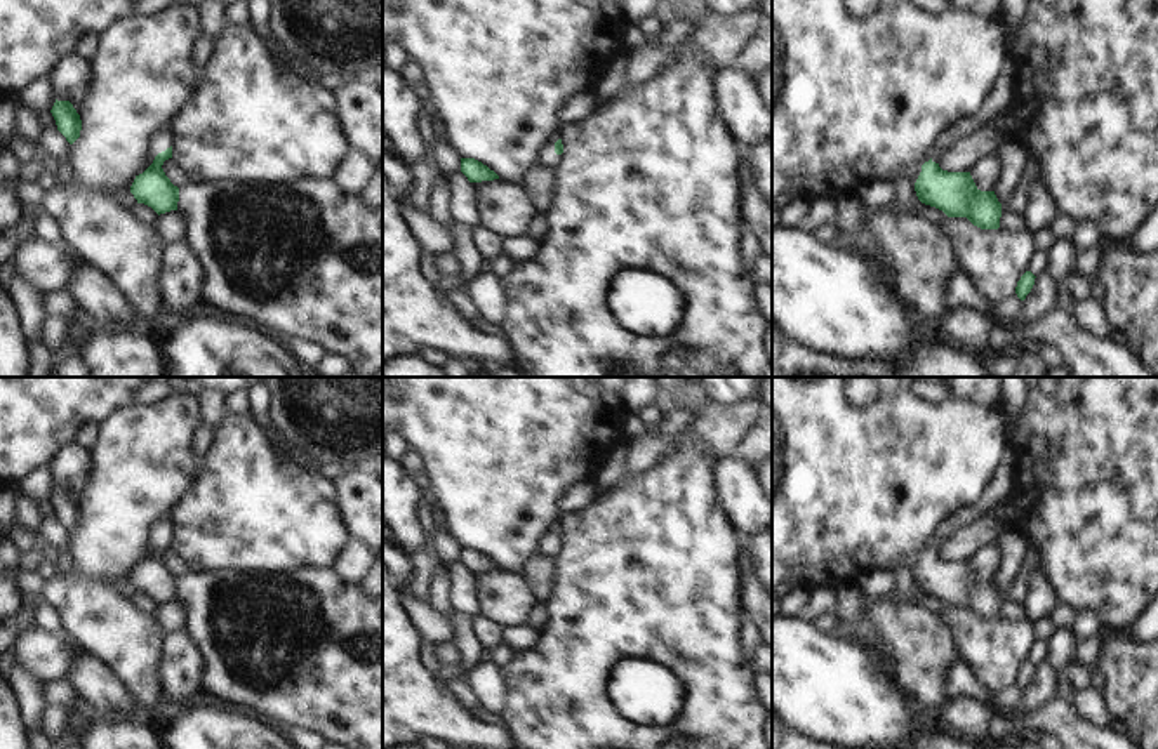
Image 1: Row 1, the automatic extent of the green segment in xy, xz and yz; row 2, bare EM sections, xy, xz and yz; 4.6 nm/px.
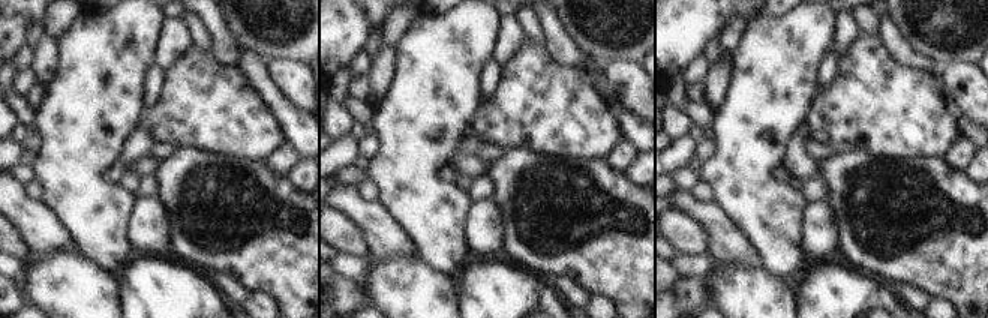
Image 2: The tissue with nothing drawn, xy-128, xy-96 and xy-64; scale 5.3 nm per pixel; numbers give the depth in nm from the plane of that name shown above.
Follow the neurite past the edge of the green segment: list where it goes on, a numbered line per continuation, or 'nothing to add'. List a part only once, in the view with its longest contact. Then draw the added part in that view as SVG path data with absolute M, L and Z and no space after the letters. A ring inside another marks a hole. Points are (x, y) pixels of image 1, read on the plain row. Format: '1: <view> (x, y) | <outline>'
1: xy (164, 529) | M172 518L160 520L153 527L151 535L150 535L150 553L153 553L153 549L158 542L165 540L170 535L174 535Z

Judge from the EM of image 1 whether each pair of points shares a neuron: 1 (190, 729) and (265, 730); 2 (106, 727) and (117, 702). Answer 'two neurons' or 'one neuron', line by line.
1: one neuron
2: two neurons

